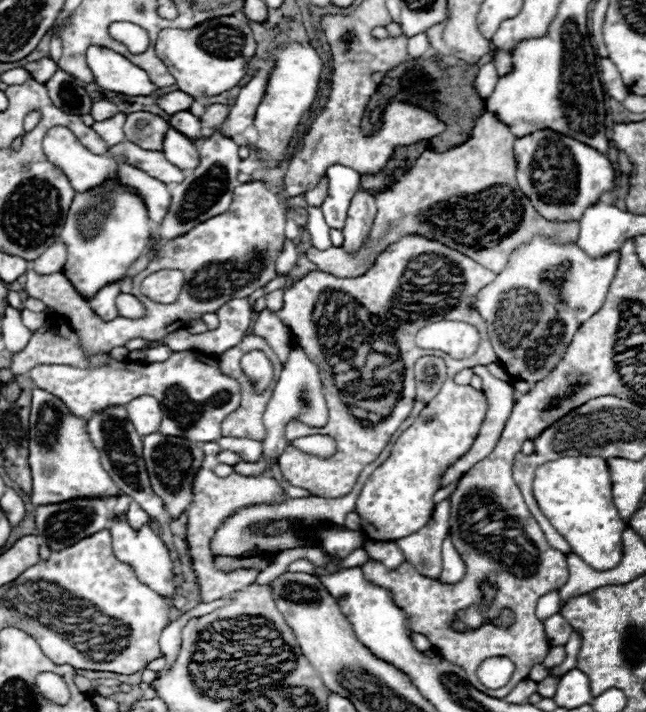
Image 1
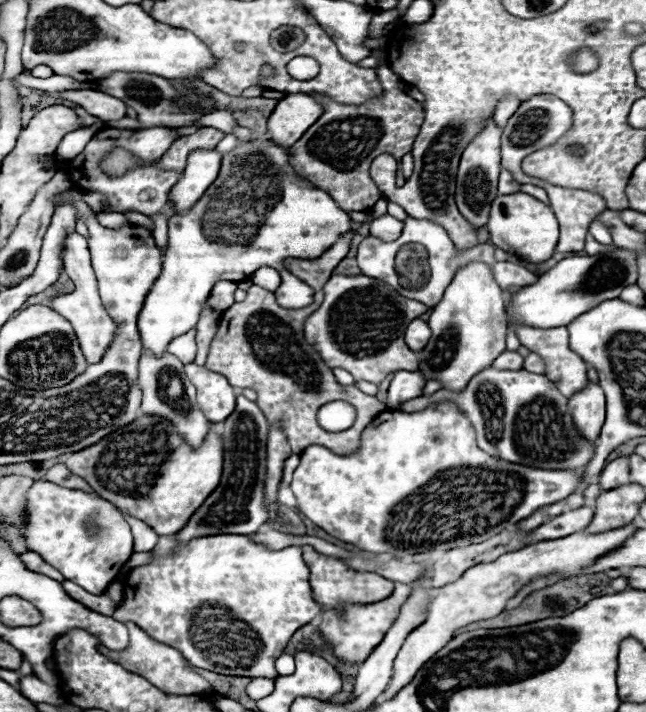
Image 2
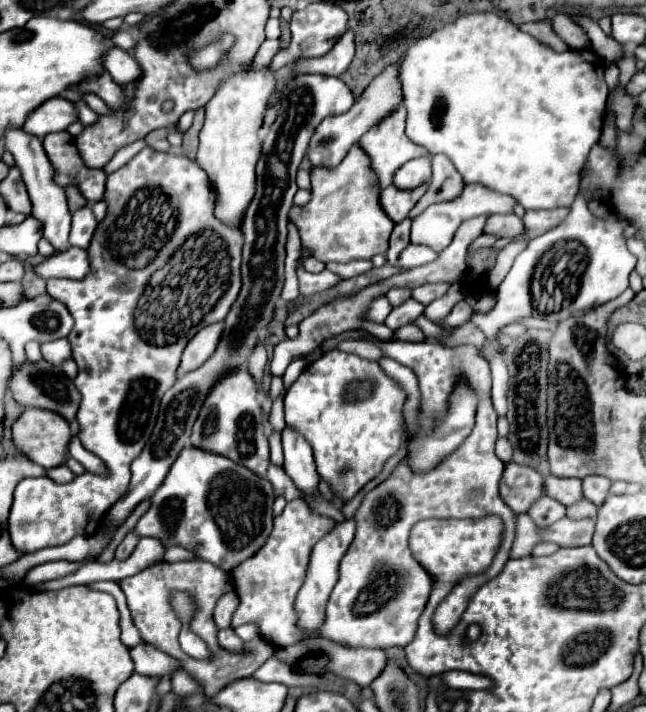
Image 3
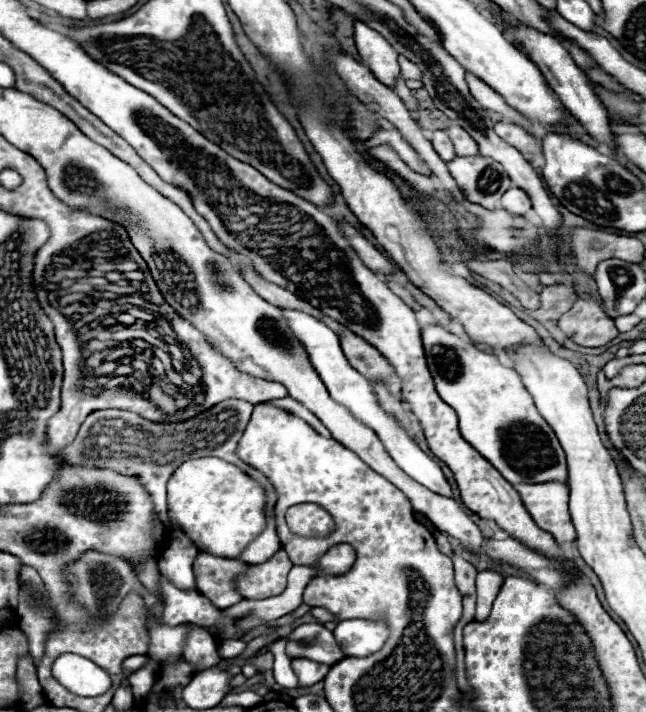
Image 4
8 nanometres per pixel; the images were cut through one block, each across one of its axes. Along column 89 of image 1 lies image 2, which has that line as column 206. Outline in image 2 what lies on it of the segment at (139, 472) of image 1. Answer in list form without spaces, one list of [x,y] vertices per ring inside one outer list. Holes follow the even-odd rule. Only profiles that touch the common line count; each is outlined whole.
[[[142,352],[142,358],[140,358],[140,378],[138,378],[138,384],[140,384],[140,390],[142,390],[142,412],[144,414],[152,414],[152,416],[162,416],[166,420],[170,420],[178,432],[186,438],[186,442],[190,446],[198,446],[204,436],[206,436],[206,430],[210,430],[210,422],[206,420],[206,416],[200,412],[198,404],[196,404],[196,388],[194,384],[190,384],[190,380],[186,380],[186,376],[182,374],[182,362],[176,360],[172,354],[164,354],[162,358],[154,358],[154,356],[148,356],[148,352]],[[172,376],[178,376],[180,382],[182,382],[182,396],[180,398],[170,398],[166,394],[166,382],[172,378]]]

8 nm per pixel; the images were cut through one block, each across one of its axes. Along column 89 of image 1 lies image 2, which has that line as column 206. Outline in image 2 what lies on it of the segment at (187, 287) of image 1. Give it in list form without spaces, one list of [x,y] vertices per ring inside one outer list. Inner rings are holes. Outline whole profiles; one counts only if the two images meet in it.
[[[204,306],[204,308],[202,308],[200,320],[198,320],[198,324],[196,325],[196,330],[198,330],[198,334],[196,334],[198,350],[196,350],[196,356],[194,358],[194,362],[200,364],[200,366],[202,366],[204,360],[206,360],[208,346],[210,346],[210,340],[214,338],[214,332],[216,332],[216,328],[218,328],[220,316],[222,316],[222,314],[216,312],[216,310],[212,310],[210,306]]]

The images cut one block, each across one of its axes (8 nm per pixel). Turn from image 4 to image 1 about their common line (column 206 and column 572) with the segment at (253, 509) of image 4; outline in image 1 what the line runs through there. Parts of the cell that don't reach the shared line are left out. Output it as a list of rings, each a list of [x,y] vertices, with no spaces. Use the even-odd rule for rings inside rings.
[[[576,456],[546,462],[536,470],[532,492],[540,510],[558,534],[564,536],[574,554],[598,571],[618,566],[622,560],[622,532],[626,524],[620,520],[612,502],[612,482],[604,458]]]

